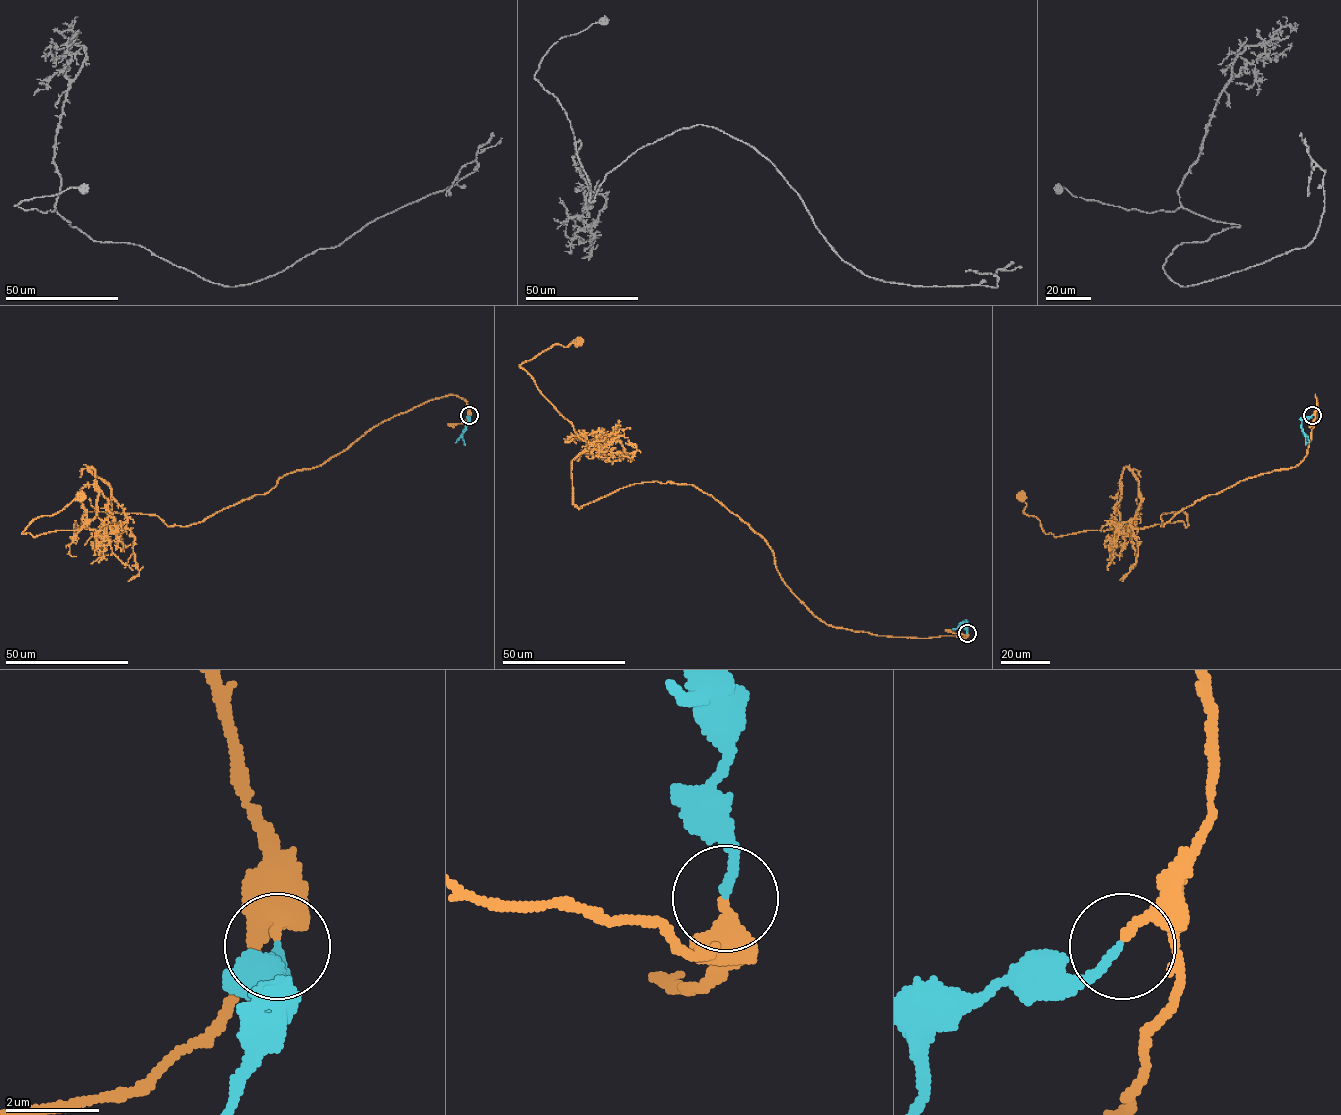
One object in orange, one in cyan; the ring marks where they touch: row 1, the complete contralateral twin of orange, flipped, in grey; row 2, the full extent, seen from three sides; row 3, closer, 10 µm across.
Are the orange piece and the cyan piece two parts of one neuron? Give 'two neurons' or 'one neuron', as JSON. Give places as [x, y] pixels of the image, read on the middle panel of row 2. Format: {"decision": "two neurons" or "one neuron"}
{"decision": "one neuron"}

